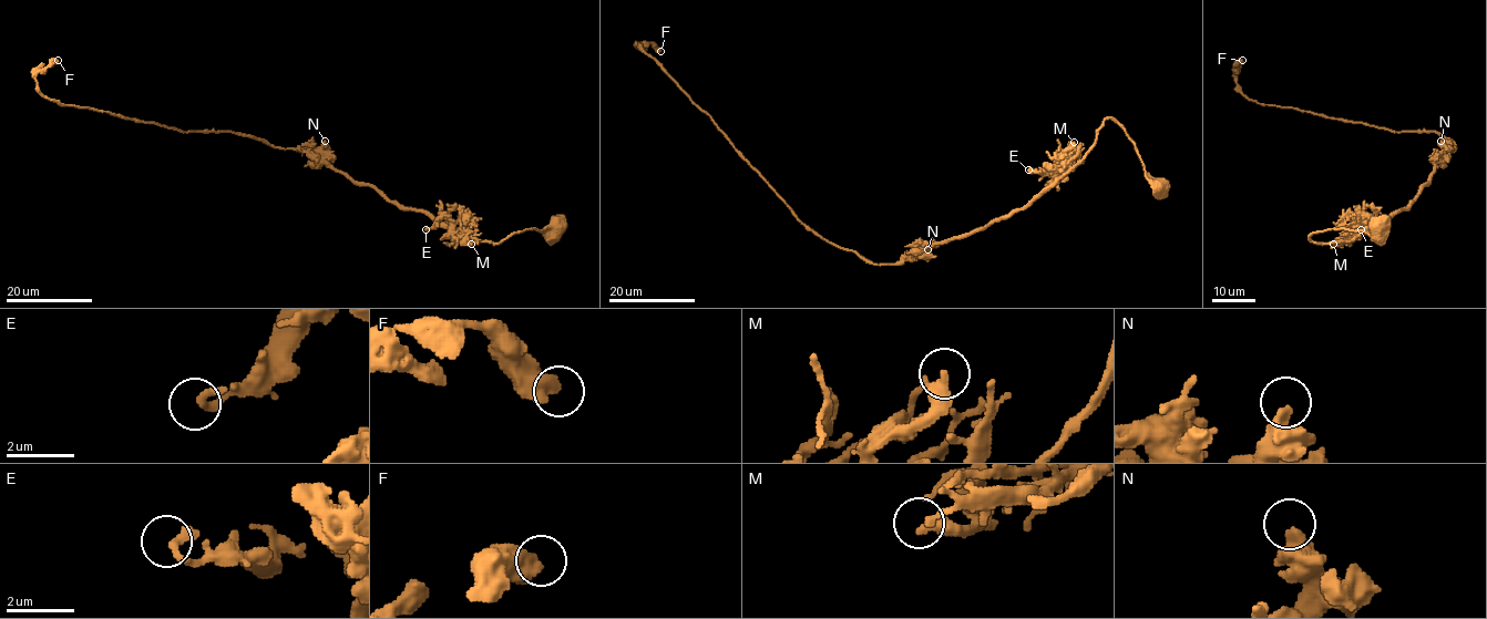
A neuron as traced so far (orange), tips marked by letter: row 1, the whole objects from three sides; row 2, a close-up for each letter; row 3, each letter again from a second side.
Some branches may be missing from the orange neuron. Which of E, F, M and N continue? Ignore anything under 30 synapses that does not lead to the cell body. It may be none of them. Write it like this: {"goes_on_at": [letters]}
{"goes_on_at": []}

